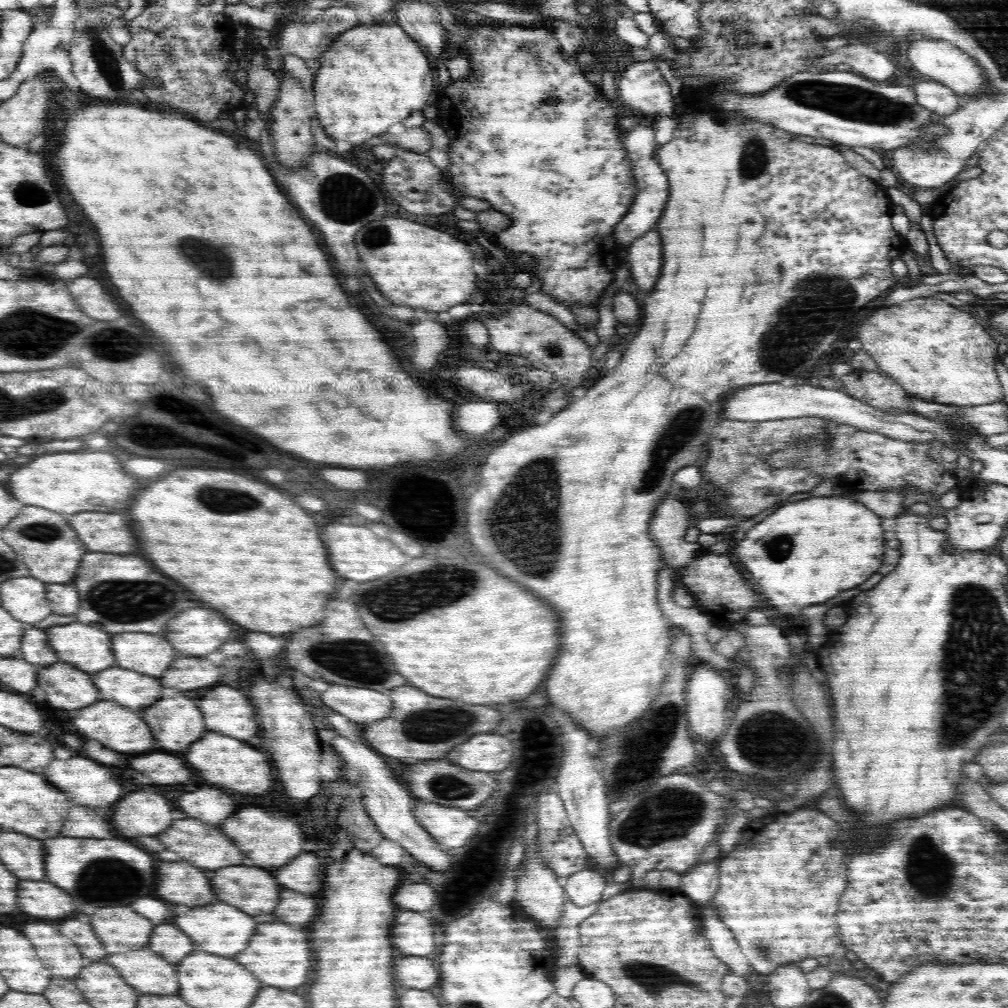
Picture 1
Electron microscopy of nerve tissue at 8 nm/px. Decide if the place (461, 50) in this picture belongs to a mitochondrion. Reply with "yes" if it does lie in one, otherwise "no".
no

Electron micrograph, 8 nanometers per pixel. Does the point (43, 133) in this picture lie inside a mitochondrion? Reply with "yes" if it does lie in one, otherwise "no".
no

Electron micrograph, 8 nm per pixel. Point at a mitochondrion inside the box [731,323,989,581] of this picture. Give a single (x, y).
(779, 548)

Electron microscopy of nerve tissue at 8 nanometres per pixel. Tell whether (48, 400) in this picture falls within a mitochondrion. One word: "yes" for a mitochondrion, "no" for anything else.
yes

